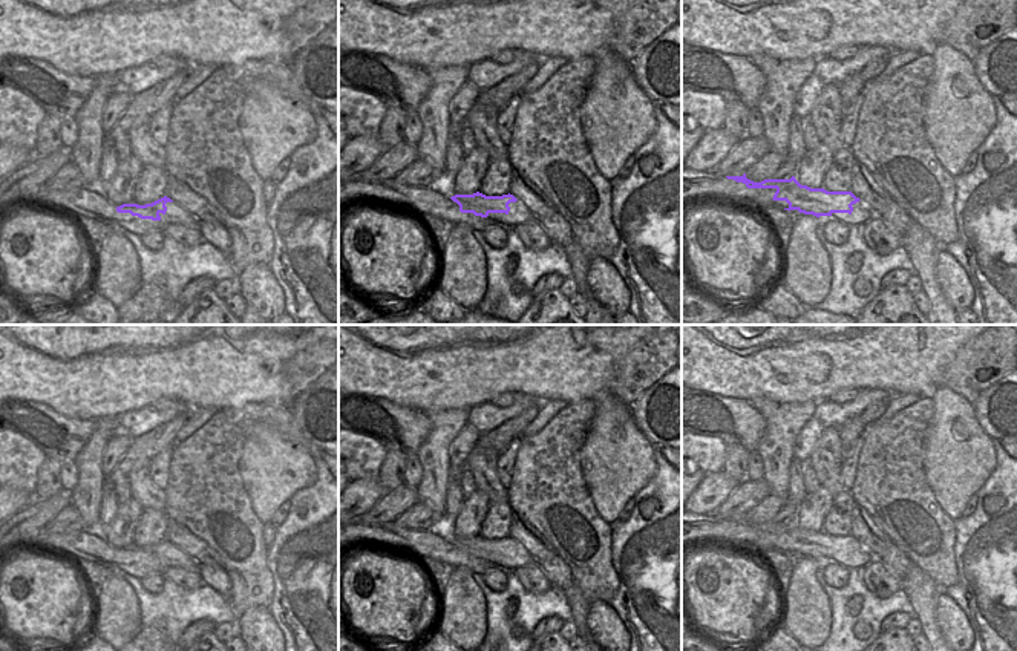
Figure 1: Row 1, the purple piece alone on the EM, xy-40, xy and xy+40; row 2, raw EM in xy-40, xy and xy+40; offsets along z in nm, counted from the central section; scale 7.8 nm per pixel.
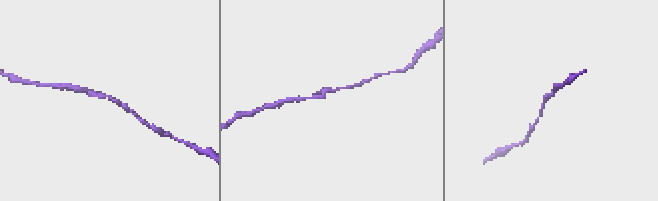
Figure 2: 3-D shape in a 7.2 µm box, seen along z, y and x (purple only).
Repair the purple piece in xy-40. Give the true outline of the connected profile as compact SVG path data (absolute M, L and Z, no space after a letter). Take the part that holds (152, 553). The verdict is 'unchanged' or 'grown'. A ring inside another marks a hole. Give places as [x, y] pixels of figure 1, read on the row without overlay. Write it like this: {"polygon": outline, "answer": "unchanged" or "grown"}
{"polygon": "M164 539L152 547L138 548L138 547L123 547L116 550L118 556L130 556L132 559L138 559L141 562L161 564L161 556L165 558L167 545L173 545L170 541Z", "answer": "unchanged"}

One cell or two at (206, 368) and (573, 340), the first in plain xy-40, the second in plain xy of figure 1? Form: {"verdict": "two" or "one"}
{"verdict": "one"}

